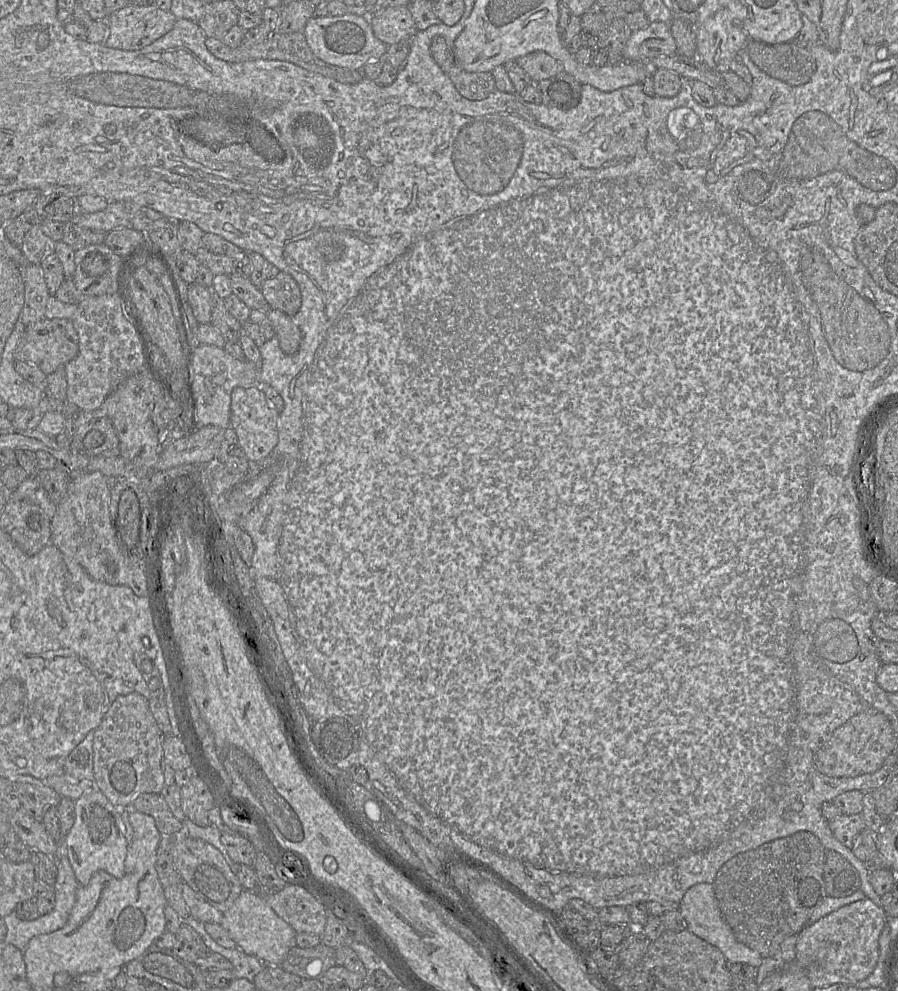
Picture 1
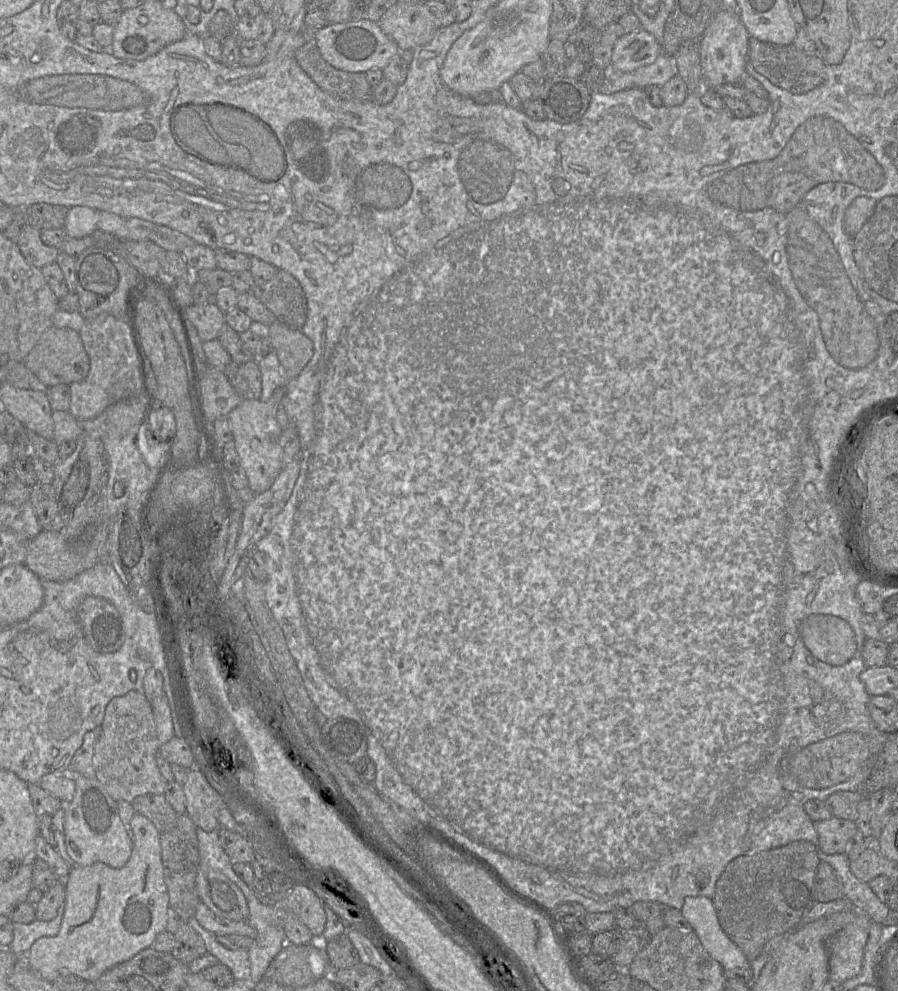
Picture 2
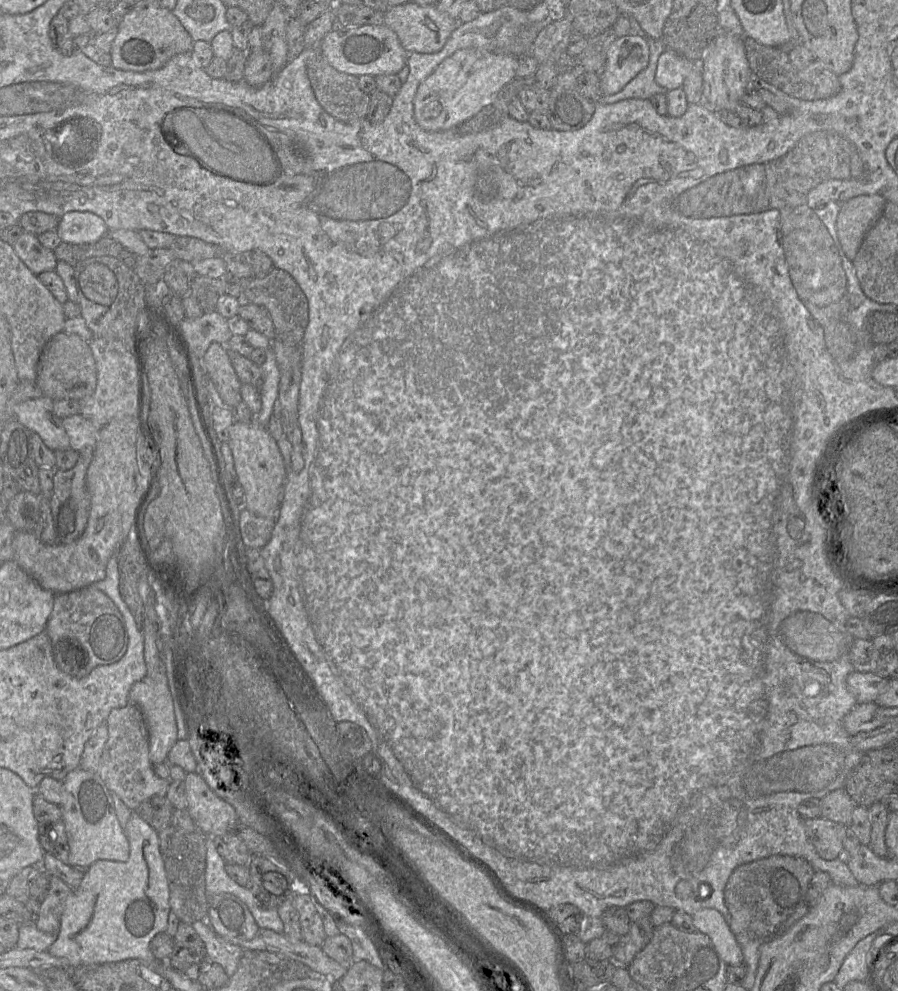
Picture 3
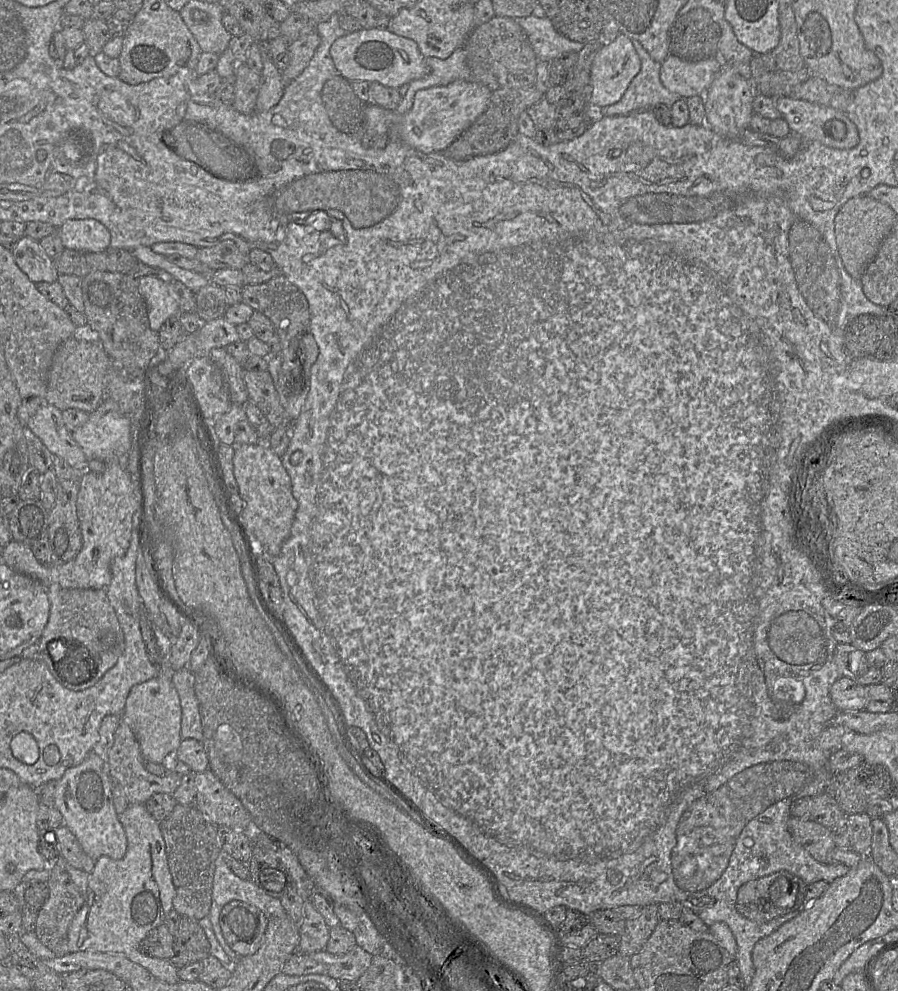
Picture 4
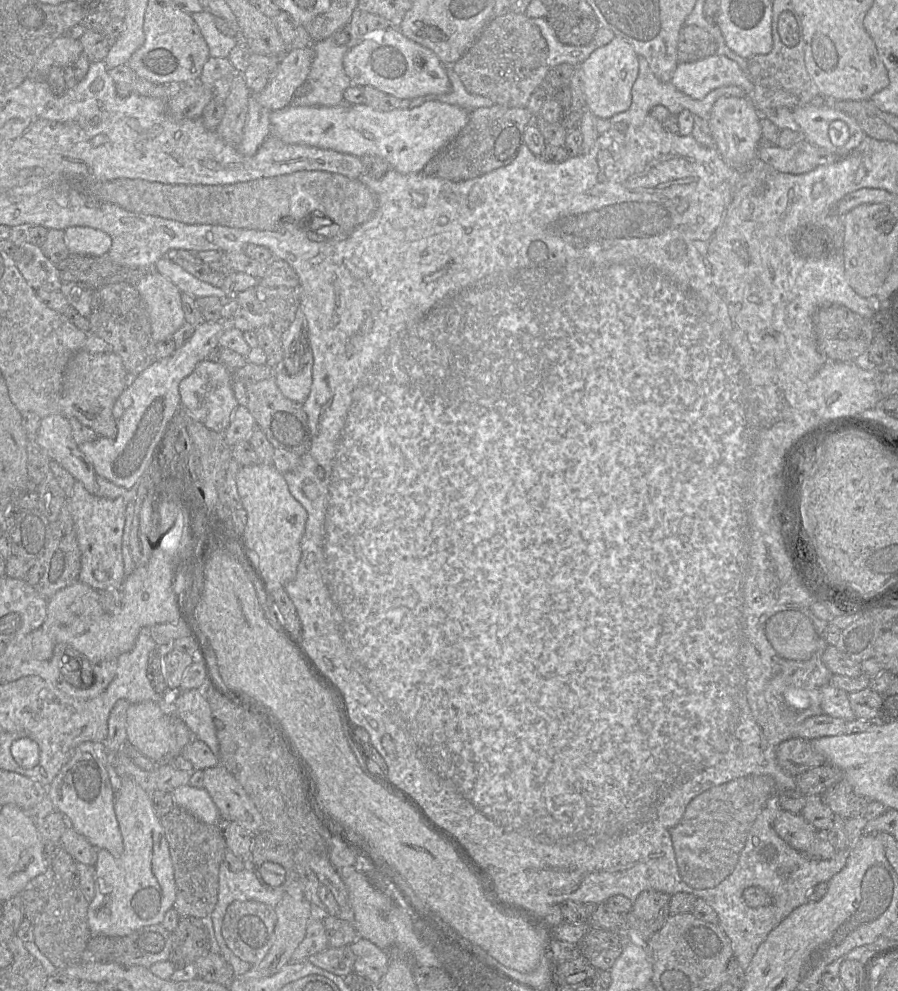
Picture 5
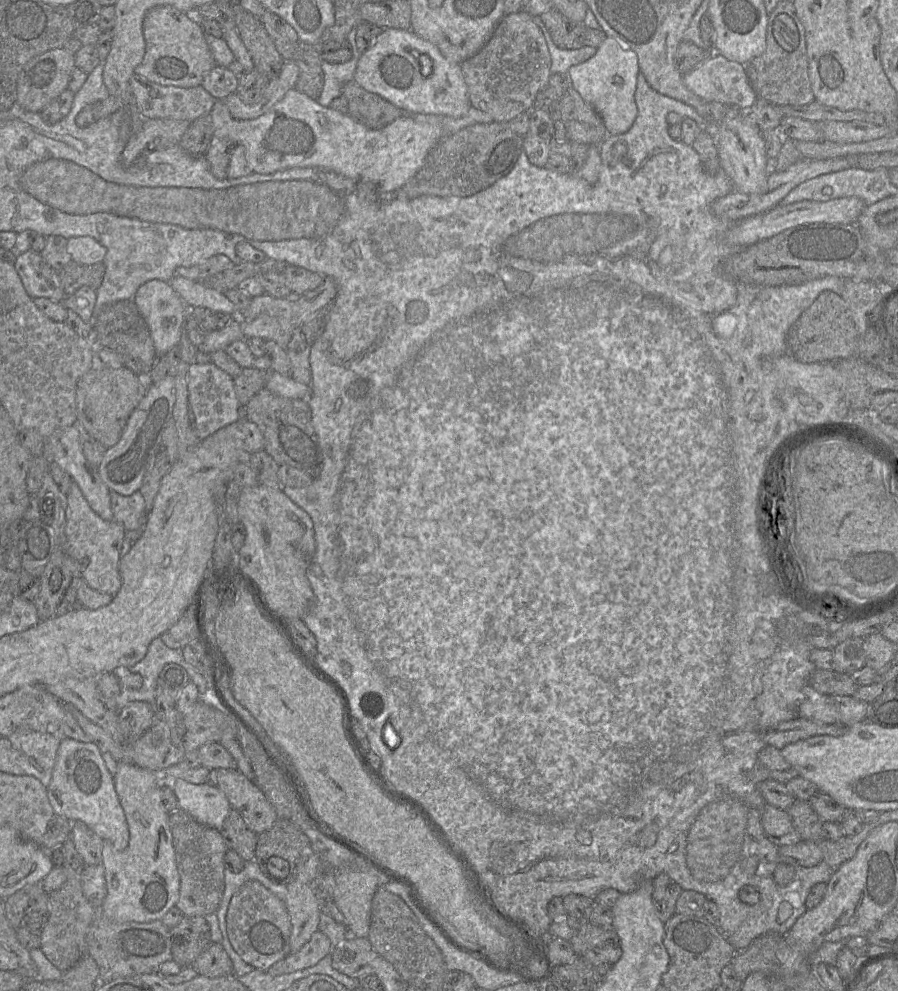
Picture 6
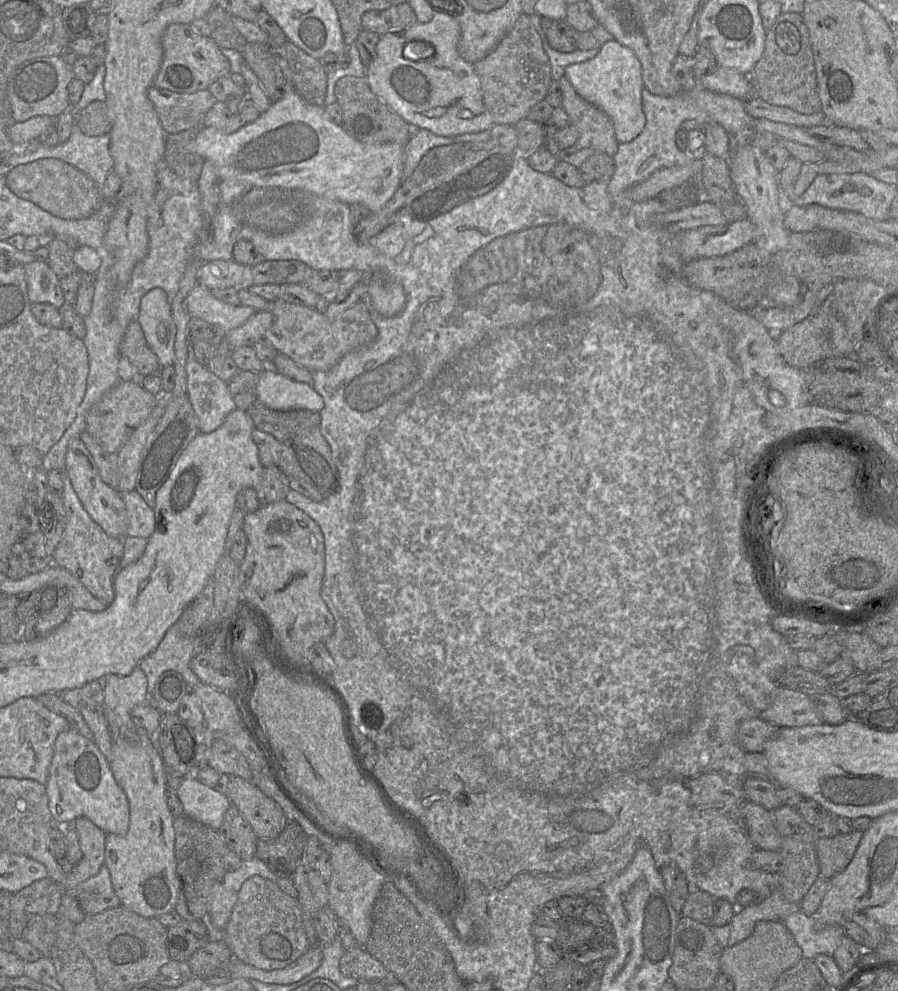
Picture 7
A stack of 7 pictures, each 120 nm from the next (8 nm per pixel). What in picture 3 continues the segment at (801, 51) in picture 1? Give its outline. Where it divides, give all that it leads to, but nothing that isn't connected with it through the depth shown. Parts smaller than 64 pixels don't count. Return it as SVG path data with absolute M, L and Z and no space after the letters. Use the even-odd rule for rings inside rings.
M749 37L744 38L744 43L752 72L792 97L808 101L821 100L833 97L841 90L839 77L817 60L799 70L792 65L789 54L780 47L766 46Z

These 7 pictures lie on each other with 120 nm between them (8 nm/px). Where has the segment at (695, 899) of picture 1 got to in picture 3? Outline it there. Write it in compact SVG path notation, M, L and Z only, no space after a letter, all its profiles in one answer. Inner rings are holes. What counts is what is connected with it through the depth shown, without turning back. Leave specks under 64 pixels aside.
M703 908L692 915L697 931L707 935L717 953L727 965L743 965L741 947L722 914L712 908Z

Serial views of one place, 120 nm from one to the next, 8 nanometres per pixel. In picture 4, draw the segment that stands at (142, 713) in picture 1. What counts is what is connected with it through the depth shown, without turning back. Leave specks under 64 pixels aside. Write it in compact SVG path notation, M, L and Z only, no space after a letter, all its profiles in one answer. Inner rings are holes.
M123 718L115 731L114 744L108 753L107 768L110 778L123 788L130 804L145 804L153 794L173 795L179 787L183 776L174 771L168 771L164 776L156 776L148 772L144 767L144 758L139 742L130 726L123 721Z

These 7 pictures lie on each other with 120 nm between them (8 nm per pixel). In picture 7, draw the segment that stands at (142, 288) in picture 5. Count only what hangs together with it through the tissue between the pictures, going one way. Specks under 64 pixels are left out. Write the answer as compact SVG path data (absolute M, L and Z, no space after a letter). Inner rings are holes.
M153 288L141 298L138 321L161 367L174 365L177 329L163 289Z

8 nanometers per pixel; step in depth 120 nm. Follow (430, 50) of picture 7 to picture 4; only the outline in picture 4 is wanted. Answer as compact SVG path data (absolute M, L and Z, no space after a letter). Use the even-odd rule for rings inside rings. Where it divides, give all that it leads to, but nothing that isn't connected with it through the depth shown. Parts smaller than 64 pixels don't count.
M361 29L341 36L331 45L330 55L338 73L350 82L378 82L398 89L427 75L424 56L417 44L389 29Z

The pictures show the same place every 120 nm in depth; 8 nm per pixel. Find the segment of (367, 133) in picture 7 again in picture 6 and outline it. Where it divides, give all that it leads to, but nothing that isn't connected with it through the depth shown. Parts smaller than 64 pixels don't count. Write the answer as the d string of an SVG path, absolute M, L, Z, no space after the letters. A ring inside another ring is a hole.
M351 80L344 84L341 94L348 101L348 114L370 129L381 129L405 112L377 94L368 92Z

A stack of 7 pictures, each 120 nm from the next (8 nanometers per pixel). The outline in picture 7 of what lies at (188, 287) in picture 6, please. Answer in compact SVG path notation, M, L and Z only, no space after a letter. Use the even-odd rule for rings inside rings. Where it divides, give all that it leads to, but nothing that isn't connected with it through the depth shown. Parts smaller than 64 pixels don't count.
M197 284L187 297L191 317L200 318L211 325L219 325L230 331L244 324L257 312L249 306L233 306L215 298L210 289Z

